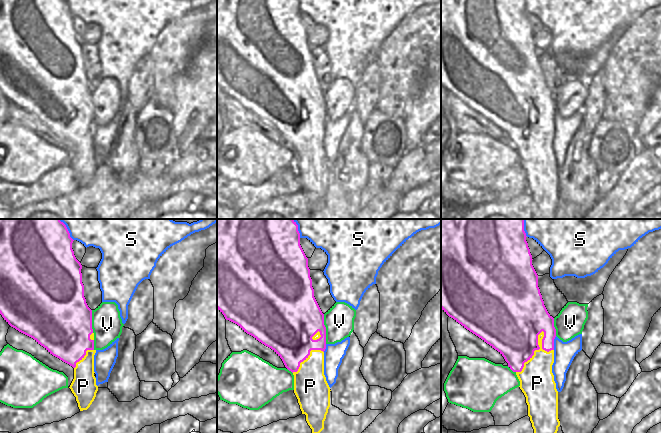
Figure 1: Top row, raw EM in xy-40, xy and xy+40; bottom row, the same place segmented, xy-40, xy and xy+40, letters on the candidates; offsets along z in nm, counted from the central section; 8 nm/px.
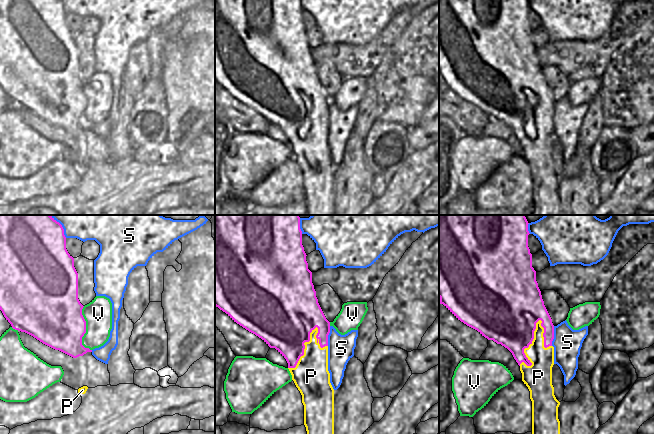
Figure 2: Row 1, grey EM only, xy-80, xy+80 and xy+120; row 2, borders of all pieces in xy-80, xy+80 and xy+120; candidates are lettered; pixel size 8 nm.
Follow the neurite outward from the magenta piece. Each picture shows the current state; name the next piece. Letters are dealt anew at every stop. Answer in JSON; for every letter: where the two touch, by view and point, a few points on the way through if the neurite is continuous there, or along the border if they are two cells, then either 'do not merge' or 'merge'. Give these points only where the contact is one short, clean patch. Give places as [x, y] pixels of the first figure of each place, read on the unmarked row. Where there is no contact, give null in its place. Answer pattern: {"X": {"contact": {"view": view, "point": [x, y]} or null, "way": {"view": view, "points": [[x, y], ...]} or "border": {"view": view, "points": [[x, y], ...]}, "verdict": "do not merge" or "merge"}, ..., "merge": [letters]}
{"P": {"contact": {"view": "xy+40", "point": [533, 128]}, "verdict": "merge"}, "S": {"contact": {"view": "xy+40", "point": [553, 119]}, "verdict": "do not merge"}, "V": {"contact": {"view": "xy", "point": [325, 105]}, "verdict": "do not merge"}, "merge": ["P"]}

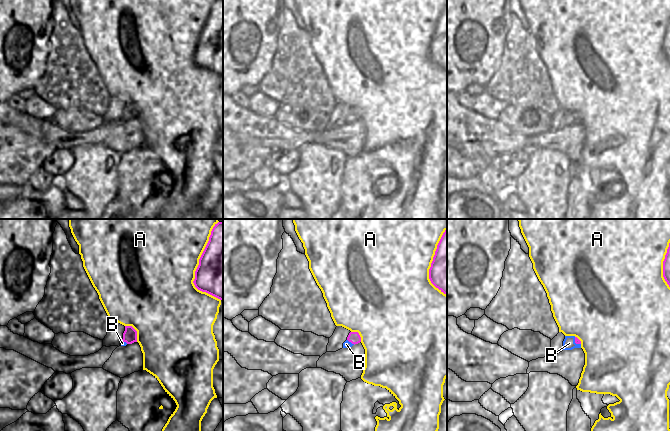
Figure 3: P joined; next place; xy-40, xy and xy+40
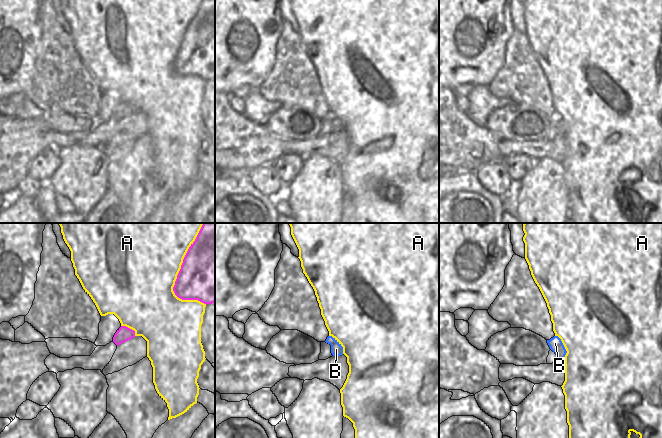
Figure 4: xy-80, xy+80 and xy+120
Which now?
{"A": {"contact": {"view": "xy-40", "point": [197, 44]}, "verdict": "do not merge"}, "B": {"contact": {"view": "xy+40", "point": [575, 118]}, "border": {"view": "xy+40", "points": [[574, 113], [574, 117], [580, 120]]}, "verdict": "do not merge"}, "merge": []}

